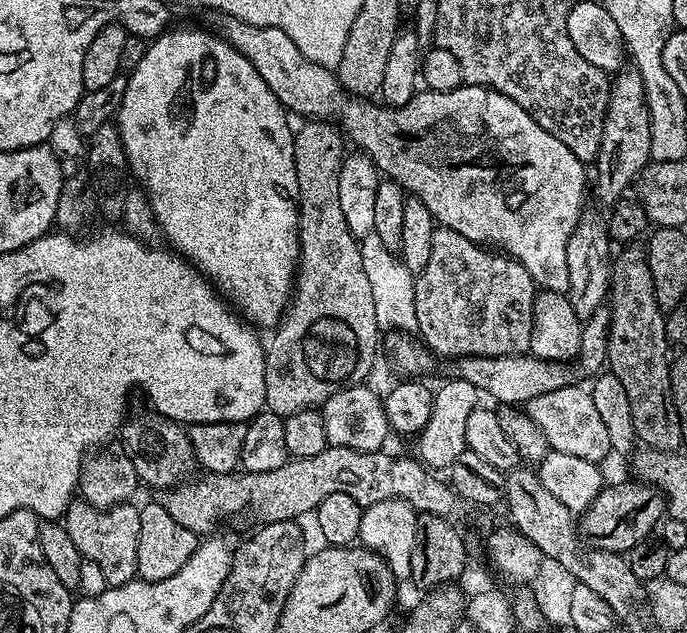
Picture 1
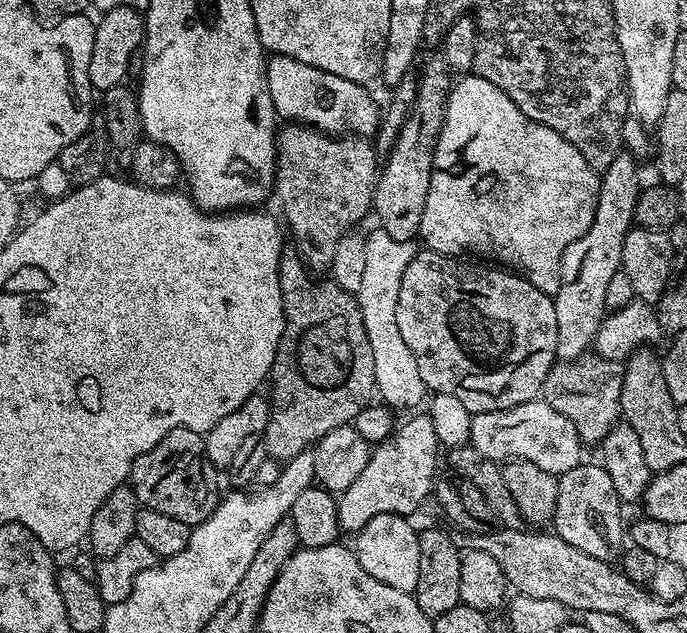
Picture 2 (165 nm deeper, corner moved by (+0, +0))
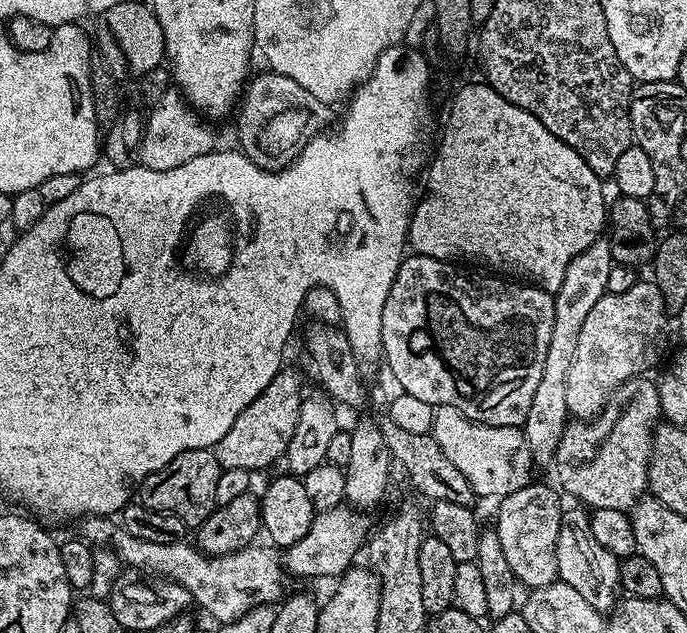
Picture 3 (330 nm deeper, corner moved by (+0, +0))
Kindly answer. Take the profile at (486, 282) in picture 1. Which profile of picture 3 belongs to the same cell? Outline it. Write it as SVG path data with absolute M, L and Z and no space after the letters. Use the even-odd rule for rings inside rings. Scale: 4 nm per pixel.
M415 254L405 255L403 262L400 264L398 274L394 278L394 282L390 286L390 294L386 294L386 306L382 306L382 346L384 347L383 359L386 361L386 368L392 371L394 379L400 383L398 386L400 392L410 394L414 398L422 398L422 402L439 406L454 406L464 416L468 416L471 420L477 420L480 424L489 424L490 426L502 426L503 428L520 428L526 422L526 414L530 414L530 402L534 402L534 390L538 390L538 382L542 378L542 370L546 366L546 349L550 347L550 333L554 331L554 296L553 293L537 288L527 282L513 282L508 278L501 278L496 274L484 274L488 276L471 276L468 272L463 272L463 267L457 266L455 263L446 260L435 260L429 256L417 256Z

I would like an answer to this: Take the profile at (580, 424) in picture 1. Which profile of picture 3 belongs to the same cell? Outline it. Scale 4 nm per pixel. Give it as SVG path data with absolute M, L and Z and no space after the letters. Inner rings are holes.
M442 404L433 411L430 435L437 440L455 469L466 478L477 497L503 498L514 494L514 490L526 486L533 479L532 451L520 428L480 424L462 415L454 406Z

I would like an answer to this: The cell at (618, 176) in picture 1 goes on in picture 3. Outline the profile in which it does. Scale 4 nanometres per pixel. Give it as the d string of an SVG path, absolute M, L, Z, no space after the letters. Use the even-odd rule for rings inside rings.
M604 238L596 240L586 246L586 250L570 262L570 266L566 266L566 278L562 278L562 286L554 294L554 331L550 333L550 347L546 349L546 366L542 370L538 390L534 390L530 414L526 414L526 422L522 425L532 459L537 465L553 463L564 427L570 423L566 406L566 374L570 374L570 362L574 362L578 334L586 322L586 314L590 314L594 302L598 302L598 298L602 298L608 290L606 282L610 279L613 263L611 243Z

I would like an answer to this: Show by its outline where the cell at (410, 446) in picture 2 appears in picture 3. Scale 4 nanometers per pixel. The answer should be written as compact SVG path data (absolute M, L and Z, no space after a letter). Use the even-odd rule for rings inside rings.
M339 506L327 509L325 512L317 511L312 520L310 530L298 542L283 549L282 563L287 575L292 576L333 576L339 578L353 567L356 555L361 555L366 541L370 536L367 515L353 510L348 506Z

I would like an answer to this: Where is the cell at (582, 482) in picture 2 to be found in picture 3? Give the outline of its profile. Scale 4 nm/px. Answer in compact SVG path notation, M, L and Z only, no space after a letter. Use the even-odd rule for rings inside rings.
M584 506L572 507L576 508L565 507L560 513L560 534L556 544L557 577L564 584L573 587L590 606L606 614L616 606L620 596L620 560L596 541L591 530L589 509Z

